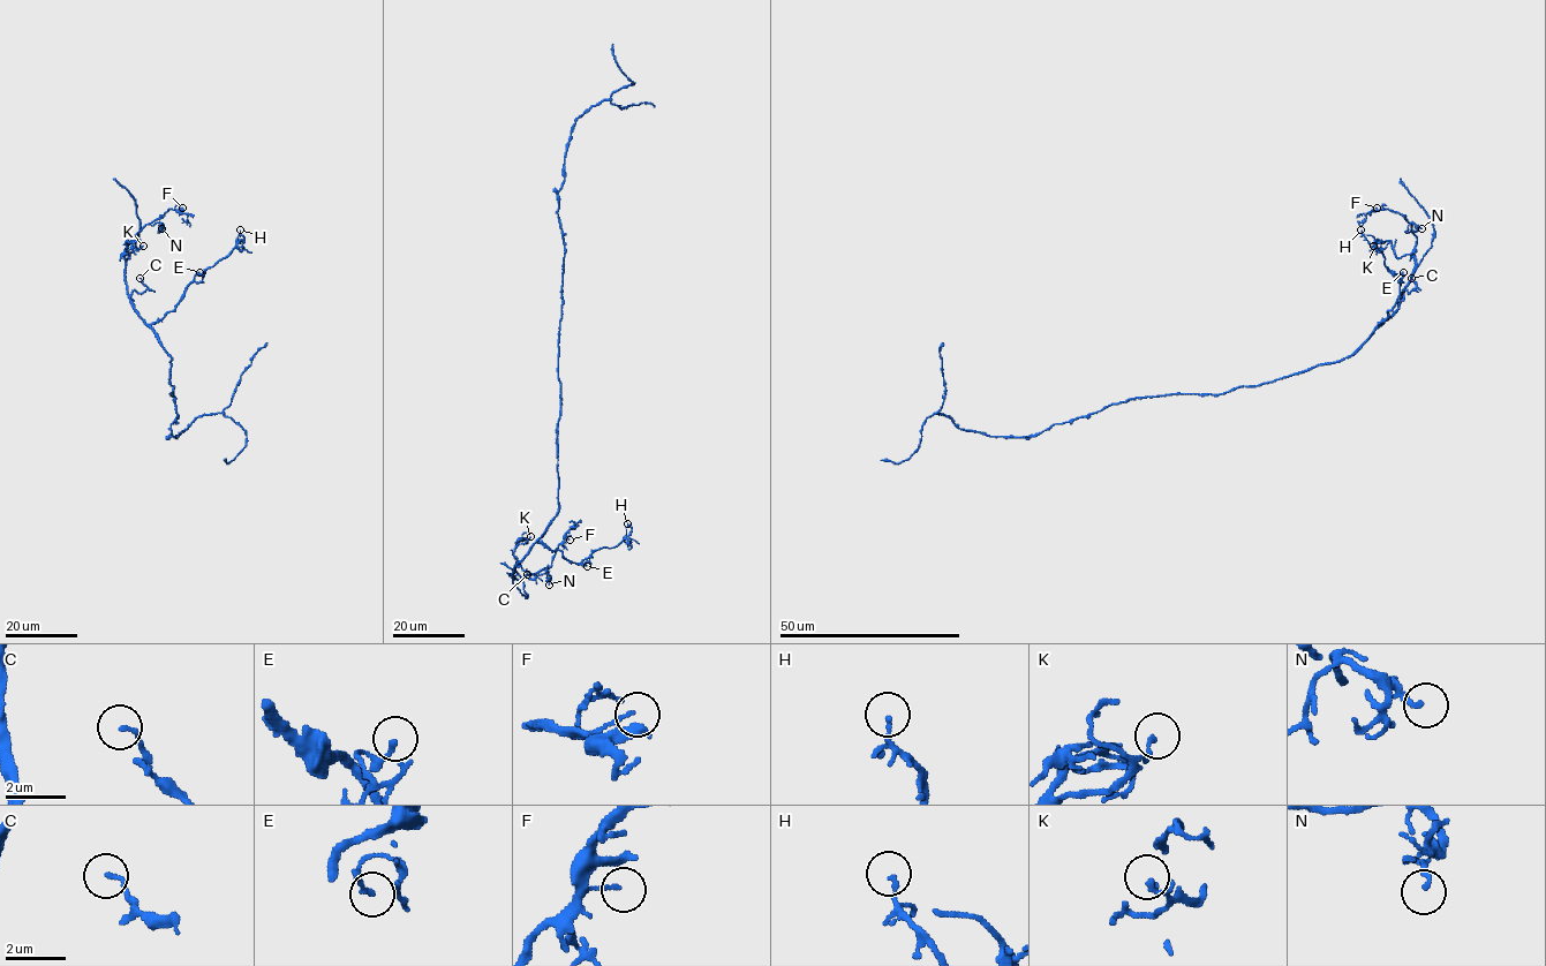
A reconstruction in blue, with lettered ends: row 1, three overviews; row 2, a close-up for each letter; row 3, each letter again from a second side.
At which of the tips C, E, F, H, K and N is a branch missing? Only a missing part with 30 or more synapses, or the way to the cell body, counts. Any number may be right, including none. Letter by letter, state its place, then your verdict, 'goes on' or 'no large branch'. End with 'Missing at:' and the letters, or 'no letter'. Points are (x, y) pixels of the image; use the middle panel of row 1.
C: (527, 574) | no large branch
E: (587, 566) | no large branch
F: (570, 540) | no large branch
H: (627, 523) | no large branch
K: (530, 536) | no large branch
N: (549, 585) | no large branch
Missing at: no letter

